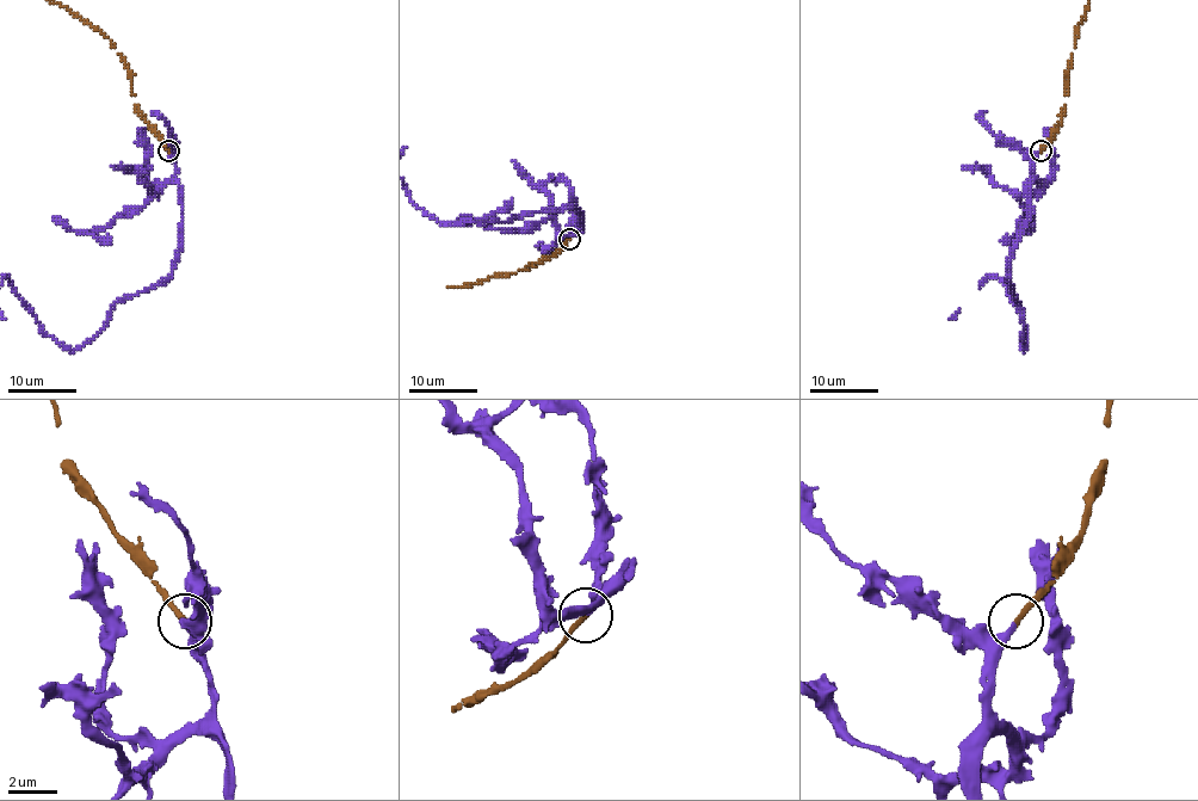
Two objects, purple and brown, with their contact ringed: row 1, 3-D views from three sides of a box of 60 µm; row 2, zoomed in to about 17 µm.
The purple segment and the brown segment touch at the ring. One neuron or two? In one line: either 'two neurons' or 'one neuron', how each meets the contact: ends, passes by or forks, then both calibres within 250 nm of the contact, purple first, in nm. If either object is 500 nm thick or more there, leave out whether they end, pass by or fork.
one neuron; purple ends; brown ends; calibres 260 and 240 nm

